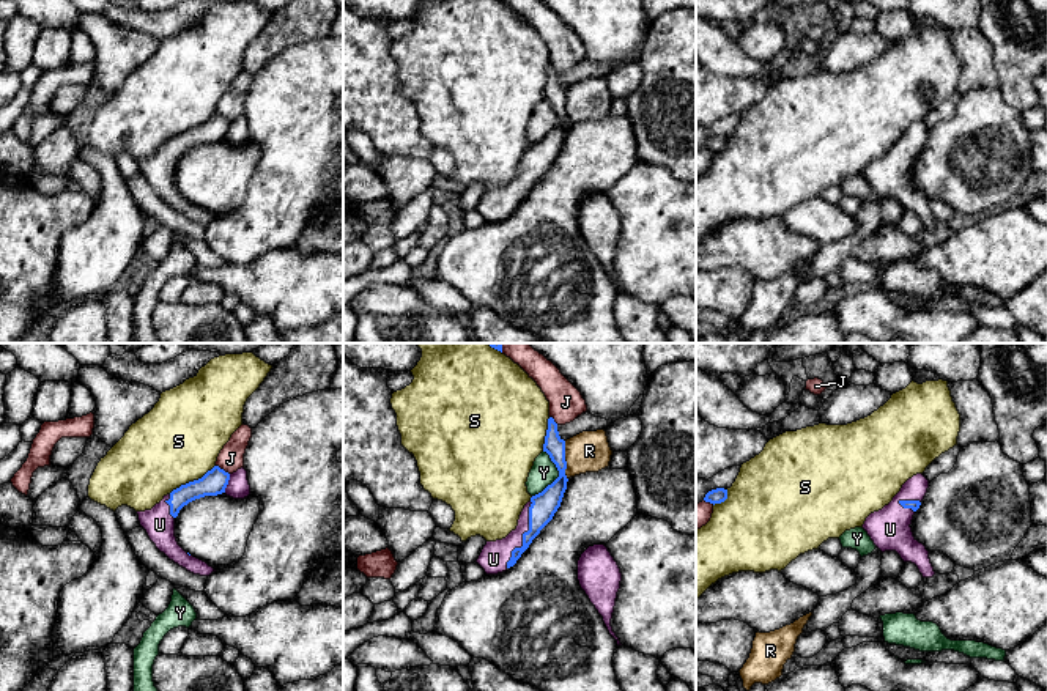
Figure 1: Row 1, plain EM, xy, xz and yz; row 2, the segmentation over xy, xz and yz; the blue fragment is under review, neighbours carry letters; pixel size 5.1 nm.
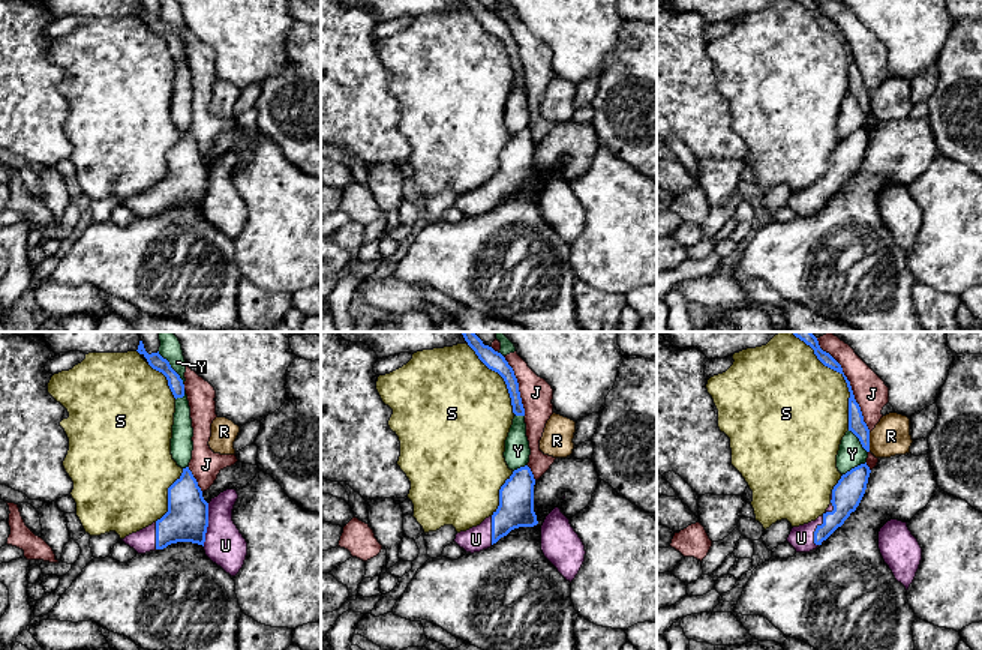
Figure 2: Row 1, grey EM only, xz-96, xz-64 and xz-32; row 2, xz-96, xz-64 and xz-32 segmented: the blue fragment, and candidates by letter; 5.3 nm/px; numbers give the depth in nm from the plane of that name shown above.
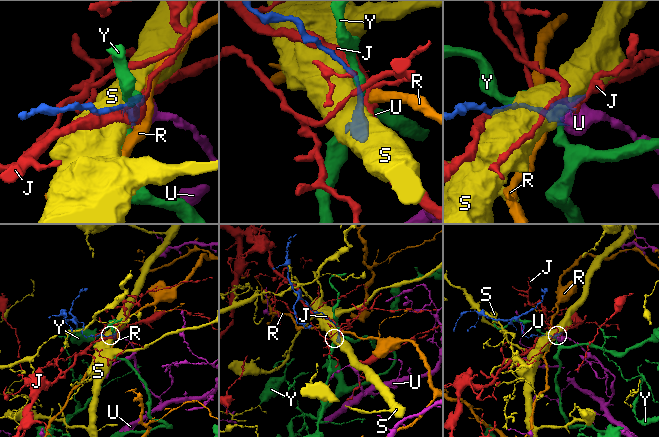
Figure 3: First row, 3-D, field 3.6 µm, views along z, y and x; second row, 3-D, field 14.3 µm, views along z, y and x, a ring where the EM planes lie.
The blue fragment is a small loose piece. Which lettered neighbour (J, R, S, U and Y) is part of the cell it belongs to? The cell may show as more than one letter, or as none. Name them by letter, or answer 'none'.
U

